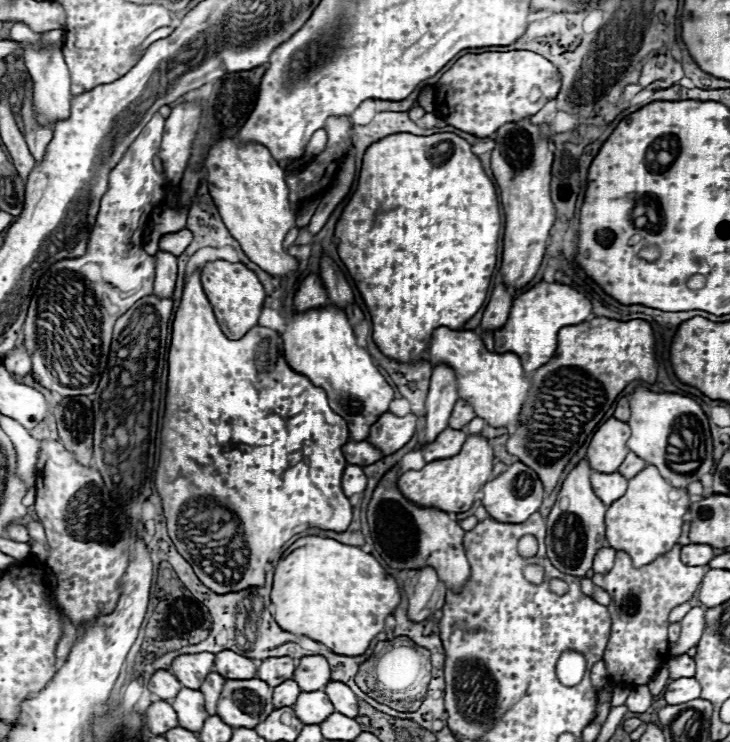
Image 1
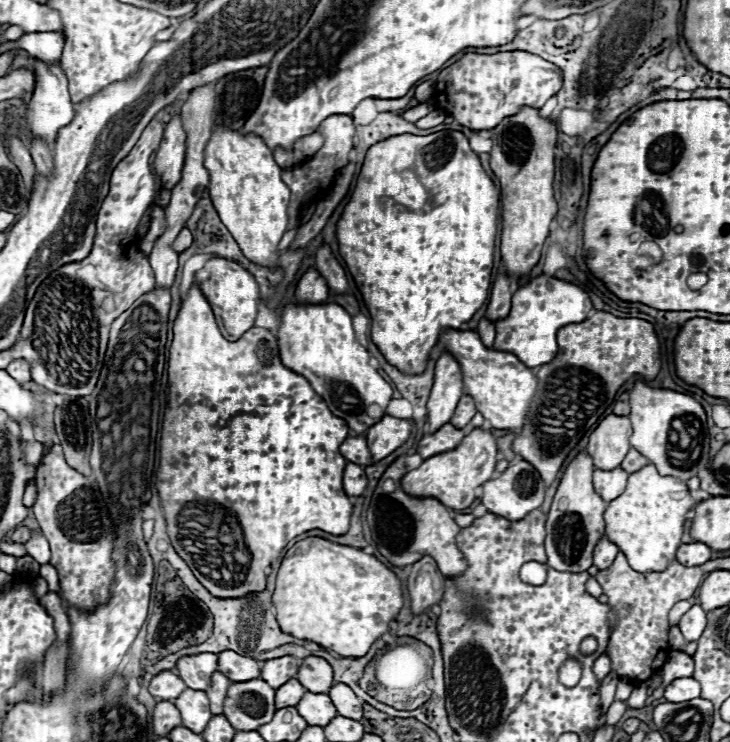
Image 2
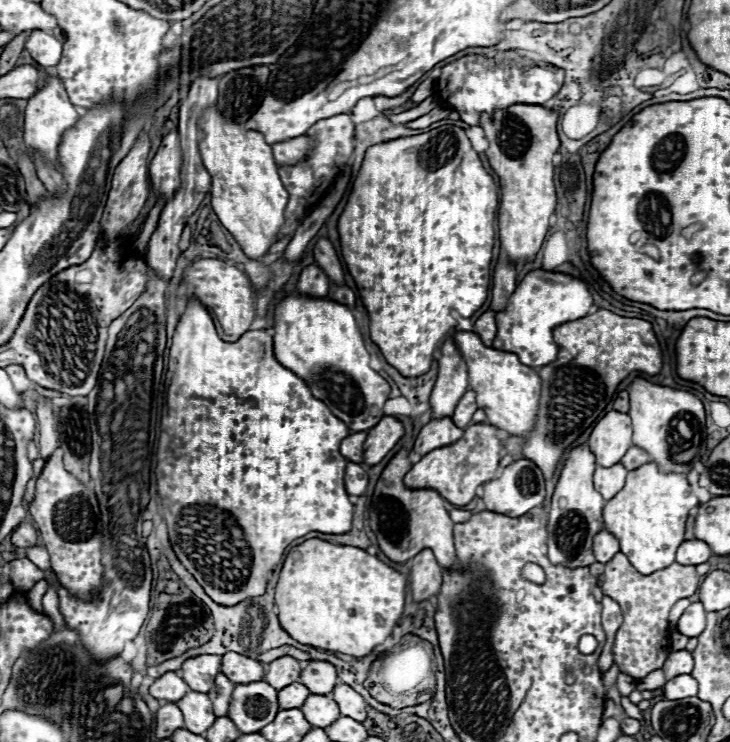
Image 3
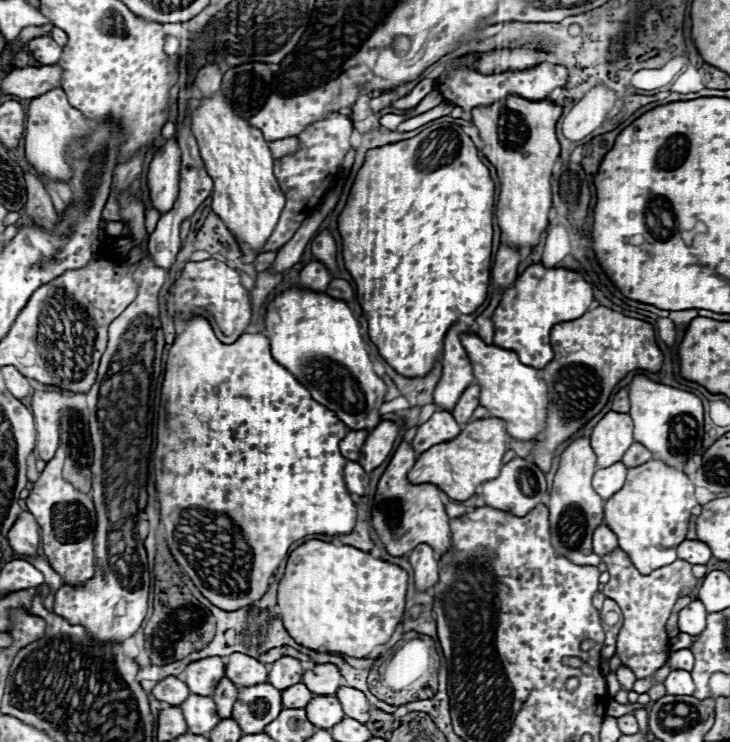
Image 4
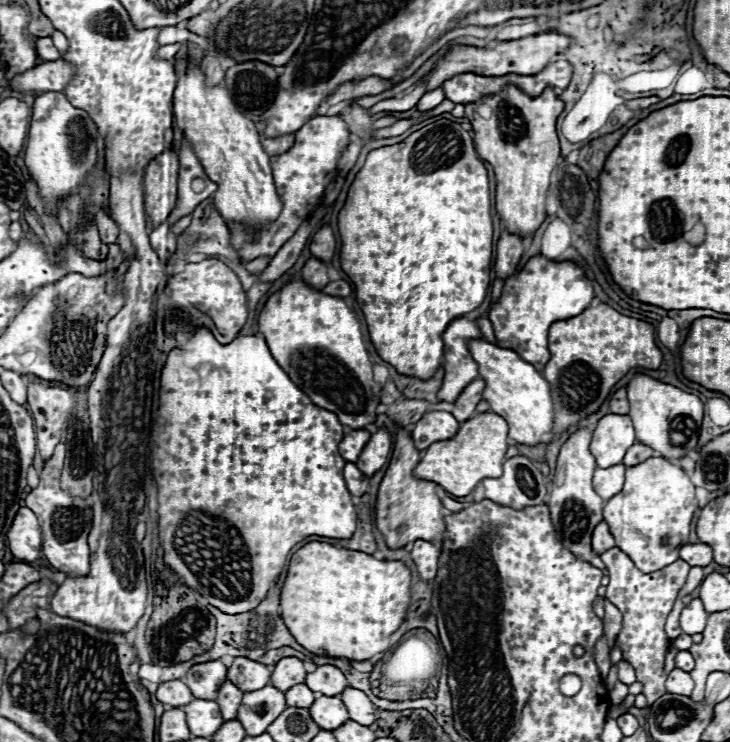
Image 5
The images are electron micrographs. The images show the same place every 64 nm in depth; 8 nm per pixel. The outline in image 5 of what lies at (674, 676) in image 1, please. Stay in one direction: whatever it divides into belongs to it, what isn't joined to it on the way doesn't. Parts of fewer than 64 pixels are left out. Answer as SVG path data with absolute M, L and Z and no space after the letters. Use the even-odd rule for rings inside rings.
M680 650L676 654L676 668L684 668L686 672L690 672L694 668L694 658L688 650Z

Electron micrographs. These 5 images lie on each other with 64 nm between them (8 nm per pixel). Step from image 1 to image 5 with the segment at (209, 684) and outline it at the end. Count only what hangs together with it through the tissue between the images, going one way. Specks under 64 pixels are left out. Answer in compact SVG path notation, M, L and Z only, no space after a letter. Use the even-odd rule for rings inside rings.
M226 680L226 682L222 684L216 702L220 704L220 710L222 710L224 720L236 720L238 708L240 708L240 704L242 704L242 696L244 696L244 692L238 690L230 680Z

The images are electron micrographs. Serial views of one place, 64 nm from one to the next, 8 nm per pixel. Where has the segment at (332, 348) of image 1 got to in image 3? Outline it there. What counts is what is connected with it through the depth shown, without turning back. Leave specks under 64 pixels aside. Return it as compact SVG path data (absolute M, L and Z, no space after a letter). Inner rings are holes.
M290 294L274 306L272 330L276 360L306 380L312 396L322 400L352 432L374 428L380 422L390 384L370 368L370 354L348 306L328 298Z

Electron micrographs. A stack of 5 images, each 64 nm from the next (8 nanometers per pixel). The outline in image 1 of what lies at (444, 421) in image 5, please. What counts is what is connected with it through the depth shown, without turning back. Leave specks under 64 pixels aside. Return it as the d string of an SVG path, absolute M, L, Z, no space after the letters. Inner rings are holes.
M444 428L436 440L428 442L428 444L422 444L422 454L424 454L424 460L426 462L432 462L432 460L440 460L440 458L448 458L448 456L454 456L460 452L464 440L468 436L462 432L462 430L454 430L454 428Z

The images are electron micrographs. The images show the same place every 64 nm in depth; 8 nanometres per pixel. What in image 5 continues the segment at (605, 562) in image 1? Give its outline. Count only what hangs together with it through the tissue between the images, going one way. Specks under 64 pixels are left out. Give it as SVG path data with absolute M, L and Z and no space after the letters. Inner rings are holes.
M600 522L596 528L594 528L594 534L592 534L592 548L596 554L602 554L606 552L608 548L614 548L614 540L608 532L608 524L606 522Z

